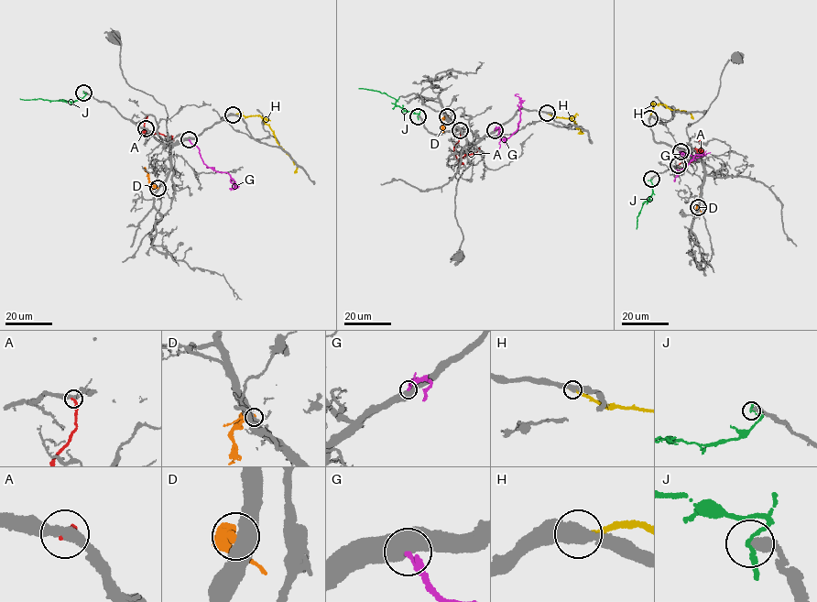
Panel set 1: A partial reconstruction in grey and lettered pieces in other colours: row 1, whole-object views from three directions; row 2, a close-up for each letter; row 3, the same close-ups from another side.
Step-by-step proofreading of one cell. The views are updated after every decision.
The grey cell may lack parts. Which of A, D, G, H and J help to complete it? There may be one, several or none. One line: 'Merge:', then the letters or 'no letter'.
Merge: no letter

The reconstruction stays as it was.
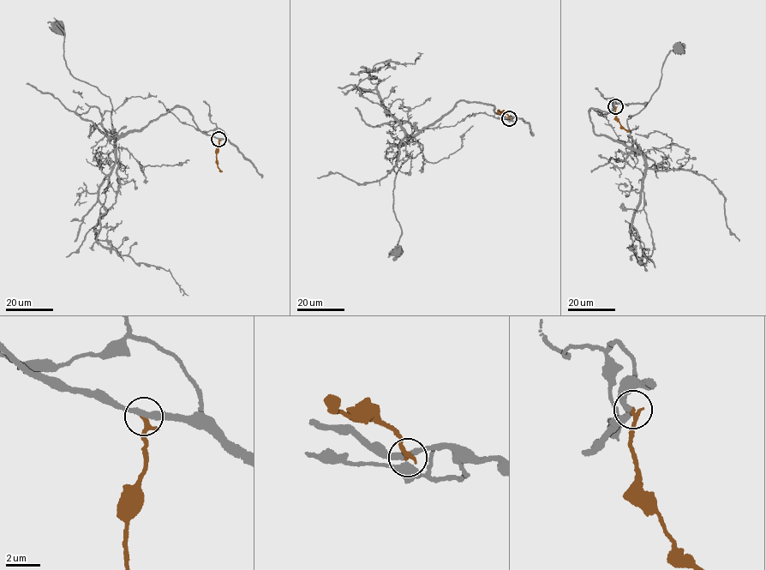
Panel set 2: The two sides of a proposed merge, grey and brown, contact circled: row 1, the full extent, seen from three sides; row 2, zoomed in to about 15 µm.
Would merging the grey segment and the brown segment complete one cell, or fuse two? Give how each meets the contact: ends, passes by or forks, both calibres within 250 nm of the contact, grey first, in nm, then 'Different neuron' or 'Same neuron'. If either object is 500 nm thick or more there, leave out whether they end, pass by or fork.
At the ring grey passes by. At the ring brown passes by. Thickness 320 nm (grey) against 200 nm. Different neuron

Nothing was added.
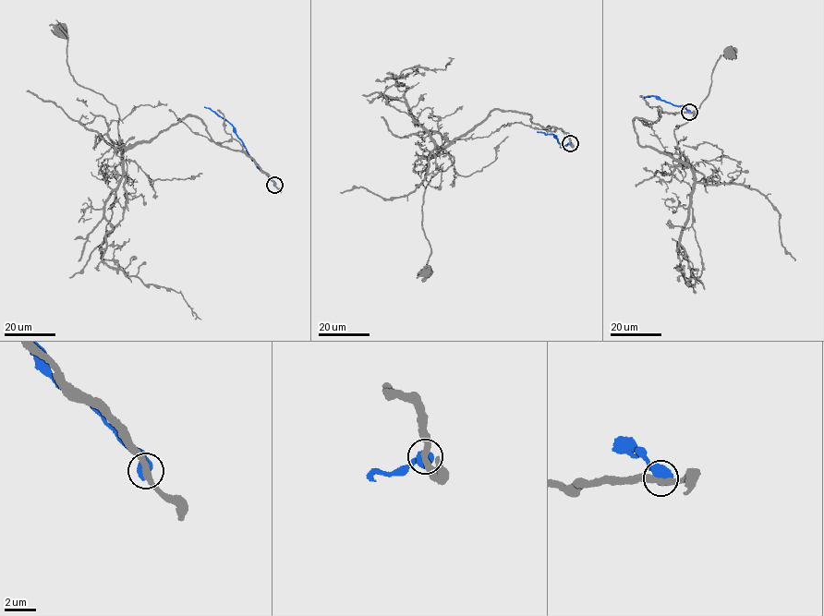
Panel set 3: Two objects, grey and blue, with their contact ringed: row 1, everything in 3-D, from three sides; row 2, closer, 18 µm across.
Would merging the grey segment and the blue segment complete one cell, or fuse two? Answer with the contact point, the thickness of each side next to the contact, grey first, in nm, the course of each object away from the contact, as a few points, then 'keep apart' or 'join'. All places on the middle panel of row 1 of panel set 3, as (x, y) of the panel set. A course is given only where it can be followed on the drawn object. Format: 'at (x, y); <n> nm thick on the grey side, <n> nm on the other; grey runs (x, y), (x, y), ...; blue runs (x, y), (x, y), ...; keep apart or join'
at (570, 143); 400 nm thick on the grey side, 750 nm on the other; grey runs (570, 142), (531, 114), (498, 110), (449, 141), (443, 153), (454, 161), (432, 175), (422, 208), (427, 271); blue runs (570, 142), (563, 145), (555, 135), (537, 132); keep apart

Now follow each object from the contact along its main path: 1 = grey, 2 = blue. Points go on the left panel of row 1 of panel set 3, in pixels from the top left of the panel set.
1: (274, 185), (252, 159), (220, 146), (192, 115), (122, 148), (116, 106), (77, 83), (62, 29)
2: (274, 185), (249, 156), (233, 126), (204, 106)

